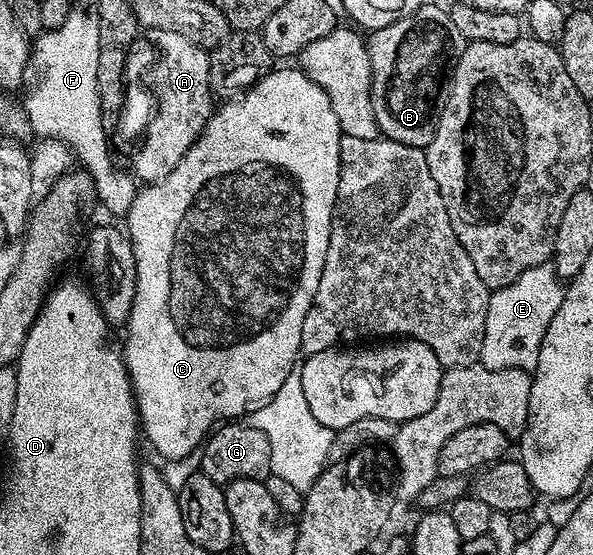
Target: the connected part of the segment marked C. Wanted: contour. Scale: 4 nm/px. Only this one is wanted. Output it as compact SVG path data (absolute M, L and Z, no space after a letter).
M273 69L247 91L230 98L228 101L222 102L219 109L214 110L213 114L209 116L203 133L195 141L195 145L191 145L191 149L187 149L183 161L179 161L179 165L166 179L160 179L157 183L142 186L138 190L135 201L131 205L127 216L127 222L129 222L127 234L135 253L137 280L135 281L135 301L131 305L129 321L123 328L123 334L125 334L125 339L123 335L123 354L125 357L125 368L129 371L129 380L133 382L133 395L137 398L137 414L139 416L140 430L143 432L144 438L145 435L149 438L150 445L162 455L162 460L182 459L194 454L204 444L207 436L214 430L215 424L218 421L233 421L238 417L248 416L251 409L256 408L258 405L264 403L265 400L271 398L281 388L283 381L287 381L287 377L295 369L295 364L298 362L297 355L300 356L302 354L301 334L303 333L303 321L313 304L315 289L319 289L319 277L323 273L323 265L327 257L327 245L329 244L331 221L333 220L333 206L337 200L337 190L339 189L339 169L341 168L339 149L341 148L341 136L339 117L335 115L335 109L331 107L331 97L327 97L327 93L323 89L319 89L319 85L315 85L315 81L308 79L305 76L305 72L300 69L294 69L294 71L278 71L278 69Z

